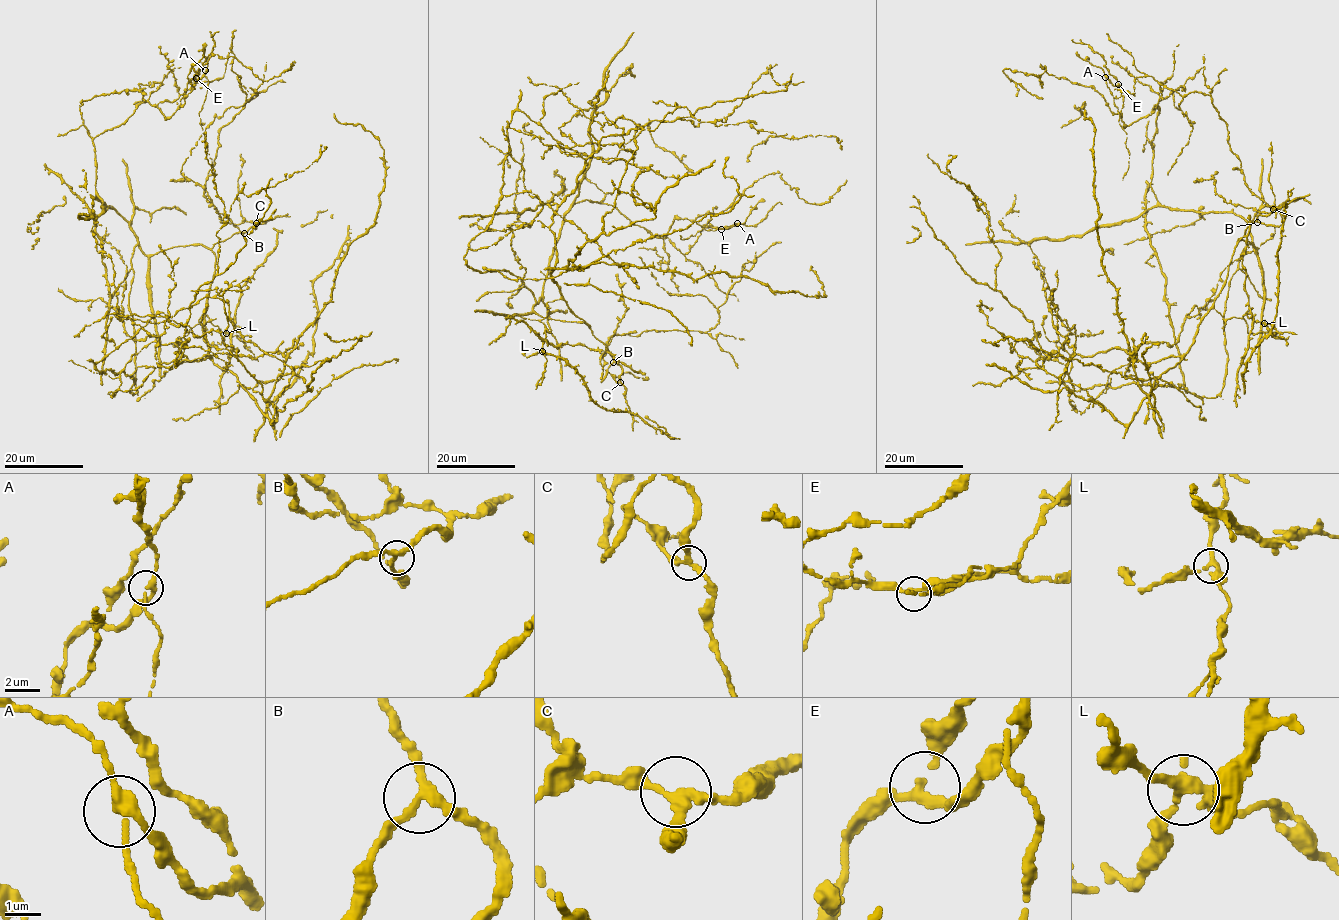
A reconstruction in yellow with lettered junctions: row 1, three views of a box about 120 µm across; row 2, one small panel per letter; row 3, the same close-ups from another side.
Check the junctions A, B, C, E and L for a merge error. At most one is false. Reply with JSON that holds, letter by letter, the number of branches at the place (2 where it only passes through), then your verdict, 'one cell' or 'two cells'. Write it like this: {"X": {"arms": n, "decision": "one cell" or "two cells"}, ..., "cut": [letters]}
{"A": {"arms": 3, "decision": "two cells"}, "B": {"arms": 3, "decision": "one cell"}, "C": {"arms": 3, "decision": "one cell"}, "E": {"arms": 3, "decision": "one cell"}, "L": {"arms": 3, "decision": "one cell"}, "cut": ["A"]}

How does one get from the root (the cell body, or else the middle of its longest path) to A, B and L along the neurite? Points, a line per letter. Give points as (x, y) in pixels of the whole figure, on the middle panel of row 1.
A: (524, 285), (539, 303), (563, 215), (585, 199), (613, 206), (658, 237), (674, 219), (712, 228), (737, 223)
B: (524, 285), (533, 294), (536, 313), (552, 319), (585, 323), (607, 347), (613, 362)
L: (524, 285), (532, 291), (532, 306), (539, 315), (590, 326), (562, 299), (548, 302), (541, 321), (542, 351)

